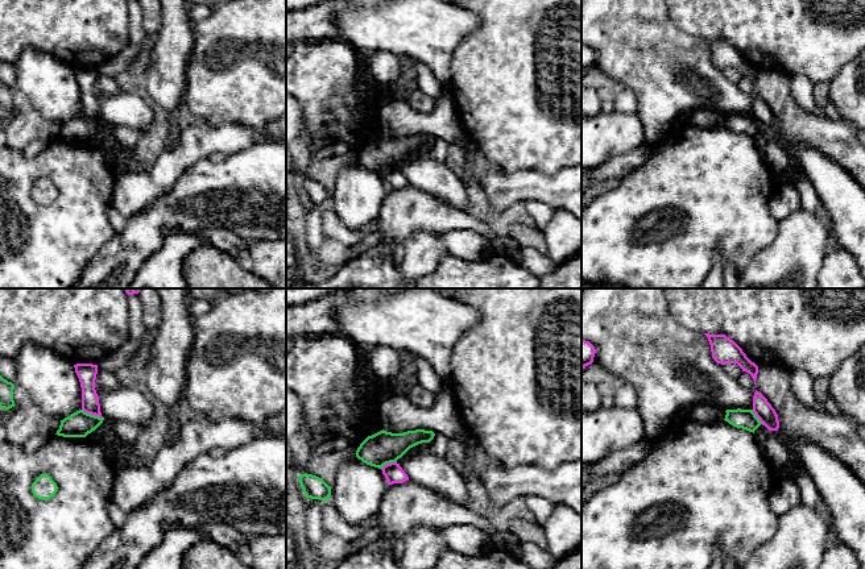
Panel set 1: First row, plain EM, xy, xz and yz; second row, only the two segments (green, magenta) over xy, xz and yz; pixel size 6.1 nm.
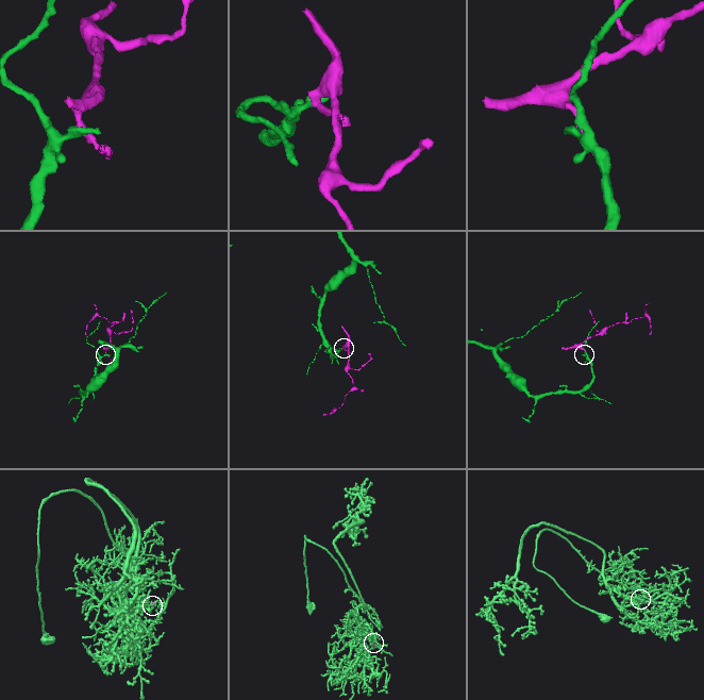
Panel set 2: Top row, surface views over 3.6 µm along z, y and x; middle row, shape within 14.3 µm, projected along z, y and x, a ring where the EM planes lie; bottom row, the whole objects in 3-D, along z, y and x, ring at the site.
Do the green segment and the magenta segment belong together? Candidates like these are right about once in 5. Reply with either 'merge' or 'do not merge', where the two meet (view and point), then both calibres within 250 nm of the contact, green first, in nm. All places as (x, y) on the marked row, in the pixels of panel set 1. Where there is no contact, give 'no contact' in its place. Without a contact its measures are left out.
do not merge | xy (92, 415) | 160/110 nm

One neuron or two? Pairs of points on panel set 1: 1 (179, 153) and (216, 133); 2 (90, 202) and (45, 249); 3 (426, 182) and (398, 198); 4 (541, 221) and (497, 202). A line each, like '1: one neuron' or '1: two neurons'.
1: one neuron
2: one neuron
3: two neurons
4: two neurons

